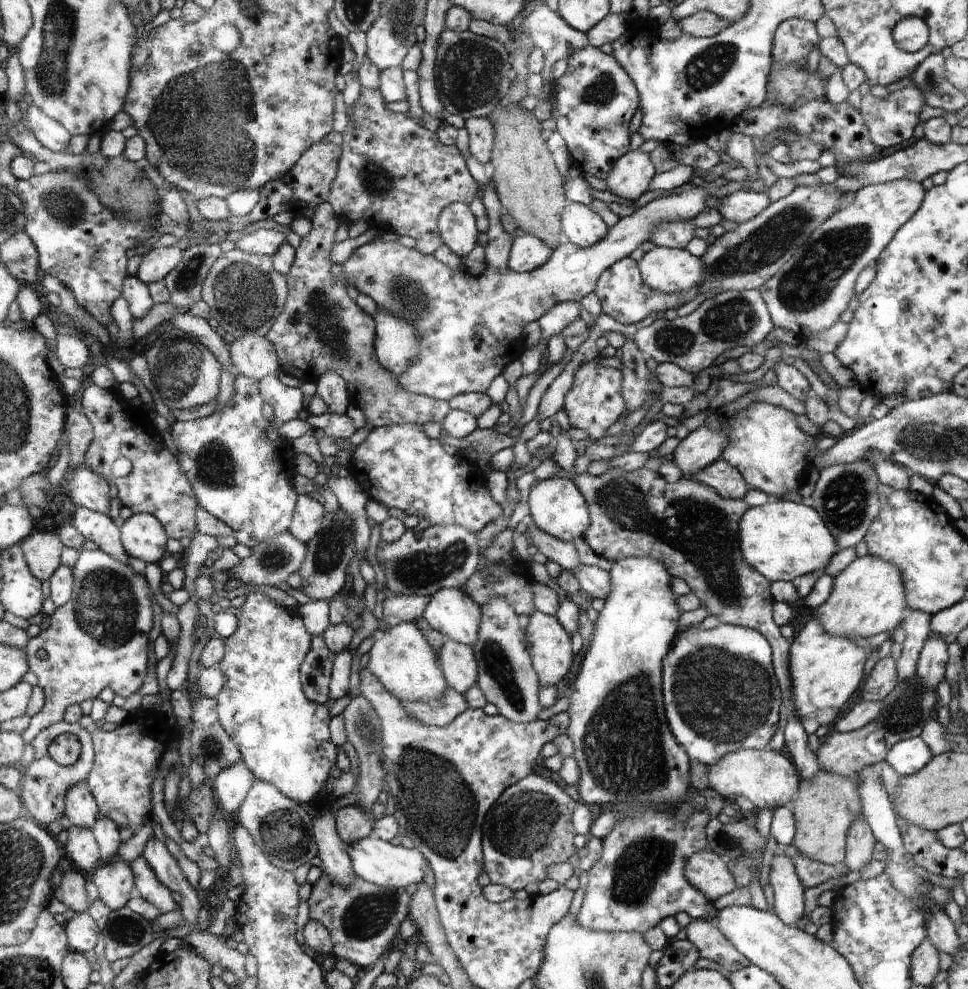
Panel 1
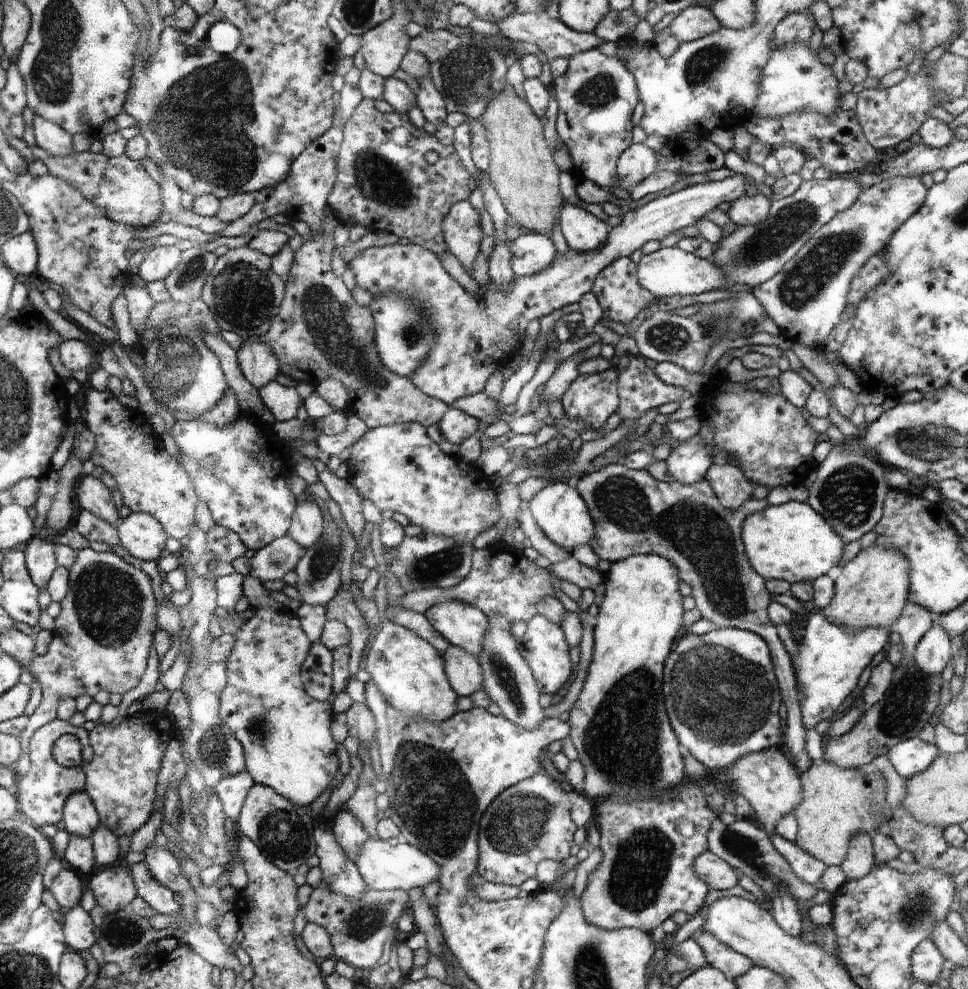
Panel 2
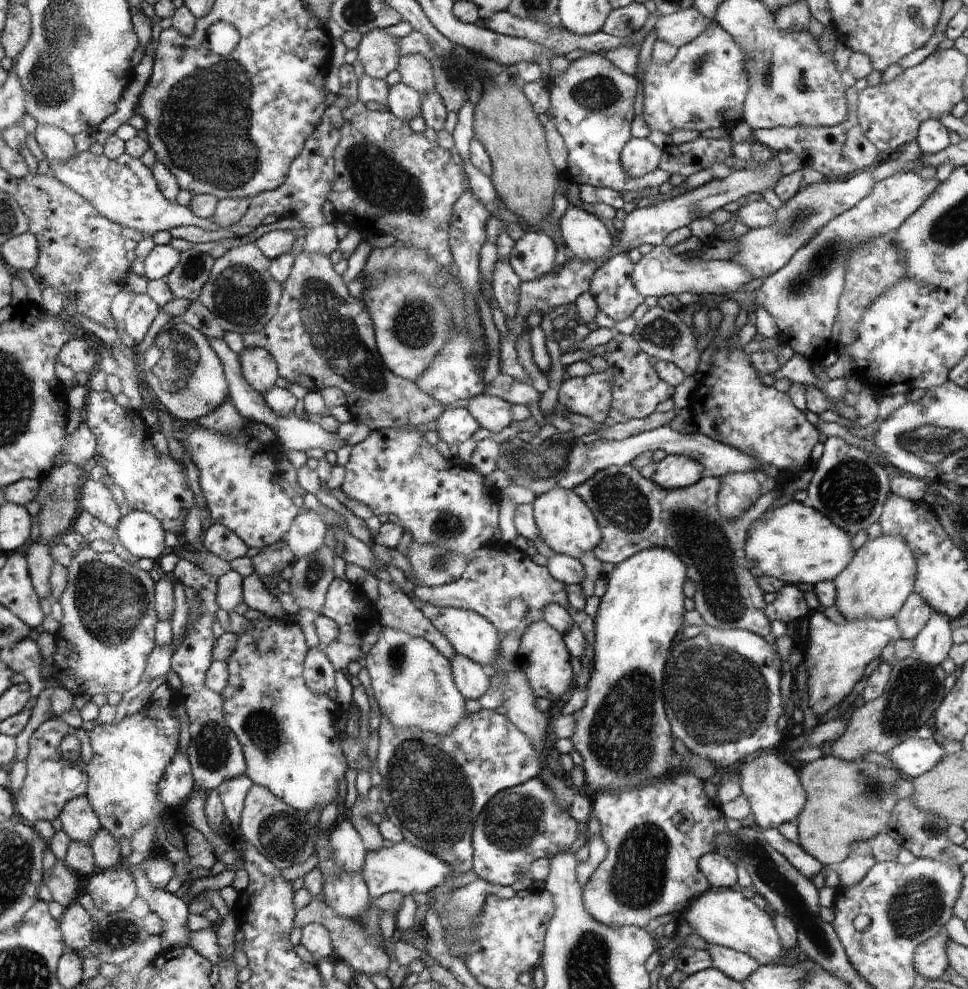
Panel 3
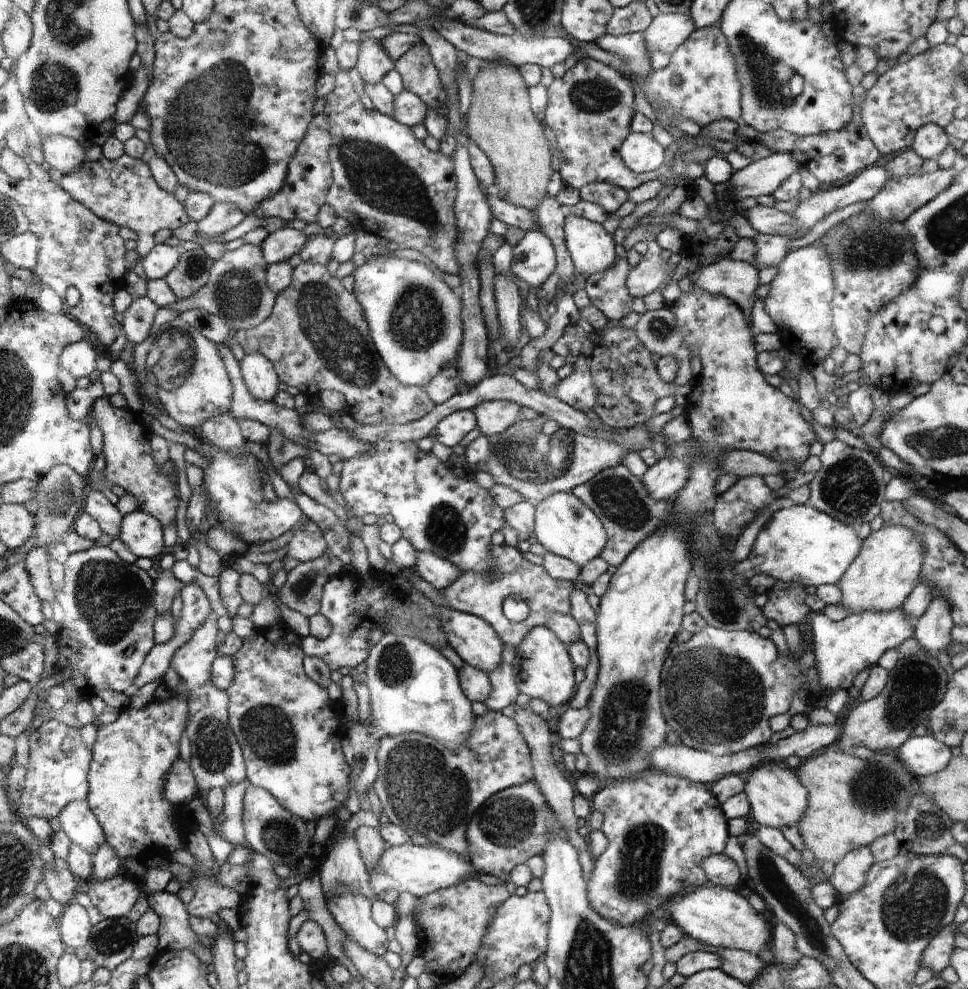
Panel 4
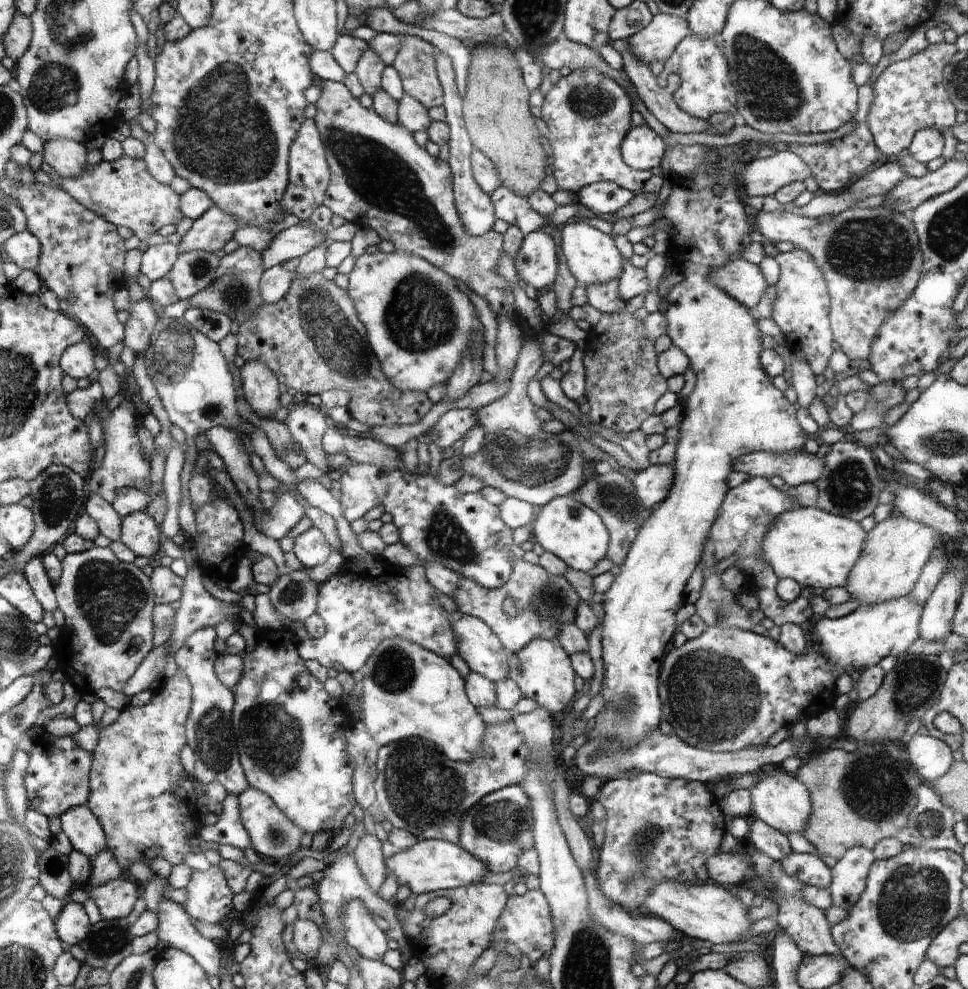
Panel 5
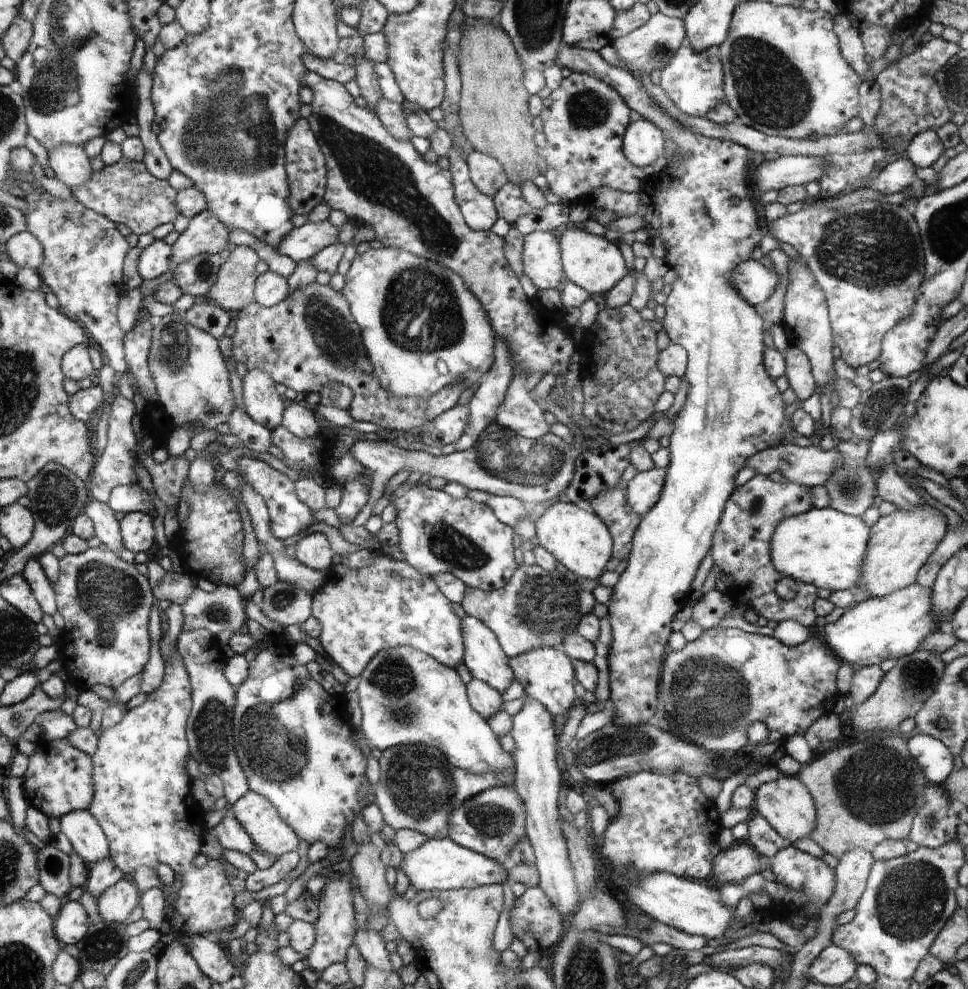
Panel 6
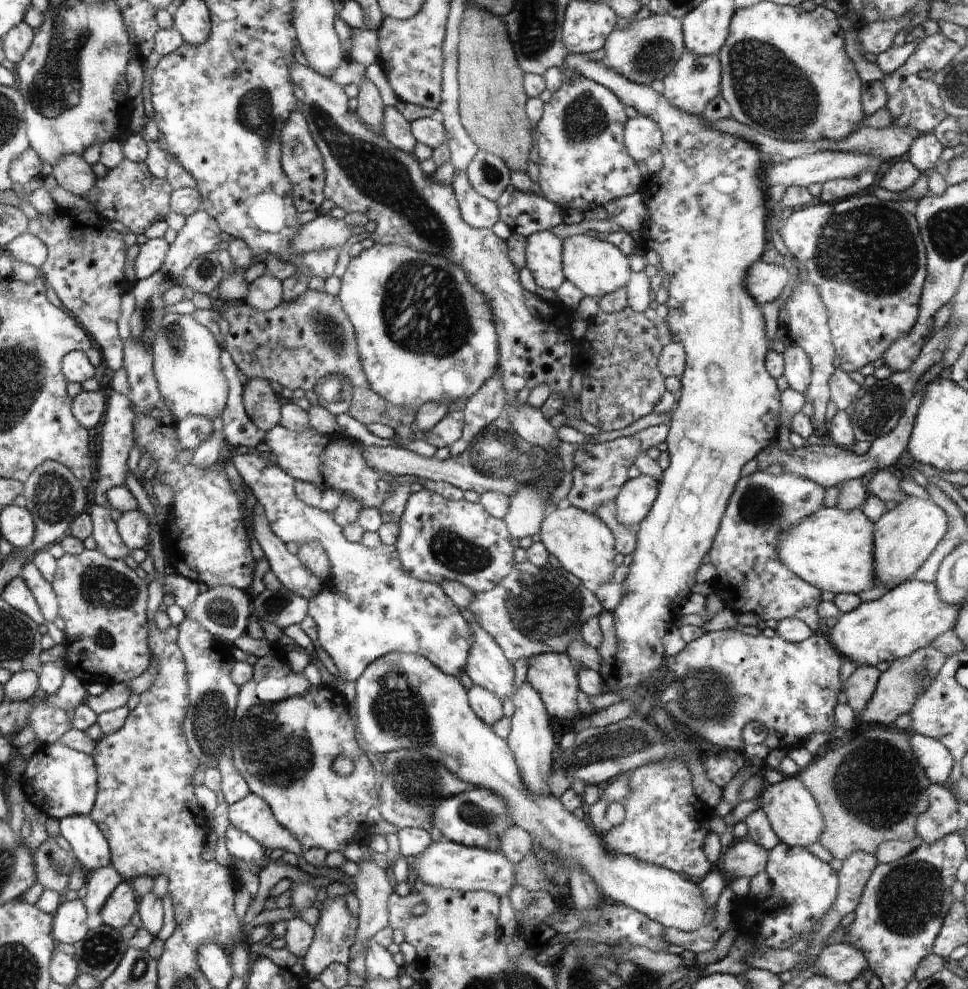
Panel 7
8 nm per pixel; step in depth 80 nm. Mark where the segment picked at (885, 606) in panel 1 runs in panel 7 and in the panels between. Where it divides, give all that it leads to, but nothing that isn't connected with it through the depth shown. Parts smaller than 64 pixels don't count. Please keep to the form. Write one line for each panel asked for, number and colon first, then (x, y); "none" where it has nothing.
2: (871, 591)
3: (882, 575)
4: (881, 578)
5: (895, 551)
6: (900, 544)
7: (906, 536)

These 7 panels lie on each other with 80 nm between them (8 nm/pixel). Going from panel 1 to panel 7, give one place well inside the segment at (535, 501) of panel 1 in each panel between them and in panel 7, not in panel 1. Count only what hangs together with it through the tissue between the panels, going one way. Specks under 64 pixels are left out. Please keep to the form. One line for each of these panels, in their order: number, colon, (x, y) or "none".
2: (558, 509)
3: (565, 523)
4: (564, 525)
5: (565, 527)
6: (577, 538)
7: (583, 545)

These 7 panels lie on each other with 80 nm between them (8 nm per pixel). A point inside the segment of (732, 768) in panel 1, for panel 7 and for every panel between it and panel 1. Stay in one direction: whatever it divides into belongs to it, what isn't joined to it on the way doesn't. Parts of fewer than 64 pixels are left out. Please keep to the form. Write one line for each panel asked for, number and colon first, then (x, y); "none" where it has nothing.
2: (765, 779)
3: (775, 795)
4: (777, 799)
5: (778, 799)
6: (787, 805)
7: (791, 809)

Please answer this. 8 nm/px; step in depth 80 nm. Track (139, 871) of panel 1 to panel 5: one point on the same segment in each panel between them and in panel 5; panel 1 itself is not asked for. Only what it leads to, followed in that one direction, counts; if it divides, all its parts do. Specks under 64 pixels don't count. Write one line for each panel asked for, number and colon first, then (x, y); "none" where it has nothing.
2: (160, 898)
3: (174, 911)
4: (175, 933)
5: (175, 930)

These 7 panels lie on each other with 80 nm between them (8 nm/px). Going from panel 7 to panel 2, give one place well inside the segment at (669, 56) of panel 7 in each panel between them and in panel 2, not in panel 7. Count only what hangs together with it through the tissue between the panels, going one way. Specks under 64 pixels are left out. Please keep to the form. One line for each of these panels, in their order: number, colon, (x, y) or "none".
2: (694, 22)
3: (678, 29)
4: (667, 31)
5: (657, 40)
6: (648, 48)

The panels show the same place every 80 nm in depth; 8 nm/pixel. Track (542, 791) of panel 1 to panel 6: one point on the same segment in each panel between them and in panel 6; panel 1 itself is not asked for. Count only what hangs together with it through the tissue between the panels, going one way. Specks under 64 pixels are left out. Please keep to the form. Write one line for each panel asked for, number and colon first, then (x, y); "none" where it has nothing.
2: (529, 822)
3: (525, 823)
4: (510, 827)
5: (499, 828)
6: (491, 823)

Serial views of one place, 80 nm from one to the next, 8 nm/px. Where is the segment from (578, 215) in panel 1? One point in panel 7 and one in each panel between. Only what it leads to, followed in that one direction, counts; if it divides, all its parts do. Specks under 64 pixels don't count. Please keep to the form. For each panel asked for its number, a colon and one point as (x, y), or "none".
2: (583, 232)
3: (587, 239)
4: (591, 248)
5: (591, 255)
6: (590, 261)
7: (597, 268)

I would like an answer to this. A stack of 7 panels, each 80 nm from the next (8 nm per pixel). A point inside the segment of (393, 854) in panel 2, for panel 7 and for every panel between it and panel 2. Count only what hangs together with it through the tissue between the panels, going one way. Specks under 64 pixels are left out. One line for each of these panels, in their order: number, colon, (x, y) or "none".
3: (403, 867)
4: (420, 870)
5: (431, 865)
6: (441, 864)
7: (445, 865)

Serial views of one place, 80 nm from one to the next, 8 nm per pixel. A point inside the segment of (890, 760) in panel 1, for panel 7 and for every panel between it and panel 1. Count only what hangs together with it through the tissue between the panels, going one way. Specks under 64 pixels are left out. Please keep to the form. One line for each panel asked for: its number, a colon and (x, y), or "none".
2: (909, 757)
3: (913, 757)
4: (924, 755)
5: (932, 757)
6: (936, 761)
7: (935, 758)

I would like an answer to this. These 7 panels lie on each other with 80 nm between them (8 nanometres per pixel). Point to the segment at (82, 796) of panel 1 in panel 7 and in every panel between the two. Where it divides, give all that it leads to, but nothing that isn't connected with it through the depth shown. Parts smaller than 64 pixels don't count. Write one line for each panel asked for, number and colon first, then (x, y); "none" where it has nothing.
2: (81, 818)
3: (79, 821)
4: (79, 823)
5: (80, 824)
6: (86, 836)
7: (89, 846)

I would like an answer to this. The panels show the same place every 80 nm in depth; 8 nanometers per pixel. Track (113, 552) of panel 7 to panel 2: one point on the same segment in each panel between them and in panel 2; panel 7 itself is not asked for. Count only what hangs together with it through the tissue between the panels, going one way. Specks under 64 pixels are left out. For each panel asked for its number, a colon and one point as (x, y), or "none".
2: (91, 494)
3: (97, 499)
4: (98, 505)
5: (108, 521)
6: (107, 528)

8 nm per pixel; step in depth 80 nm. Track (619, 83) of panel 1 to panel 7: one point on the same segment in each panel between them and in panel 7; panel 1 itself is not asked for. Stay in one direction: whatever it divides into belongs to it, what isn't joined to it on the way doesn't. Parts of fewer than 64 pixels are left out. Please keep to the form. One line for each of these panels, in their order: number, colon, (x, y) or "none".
2: (595, 95)
3: (590, 102)
4: (588, 108)
5: (588, 114)
6: (585, 119)
7: (583, 160)

